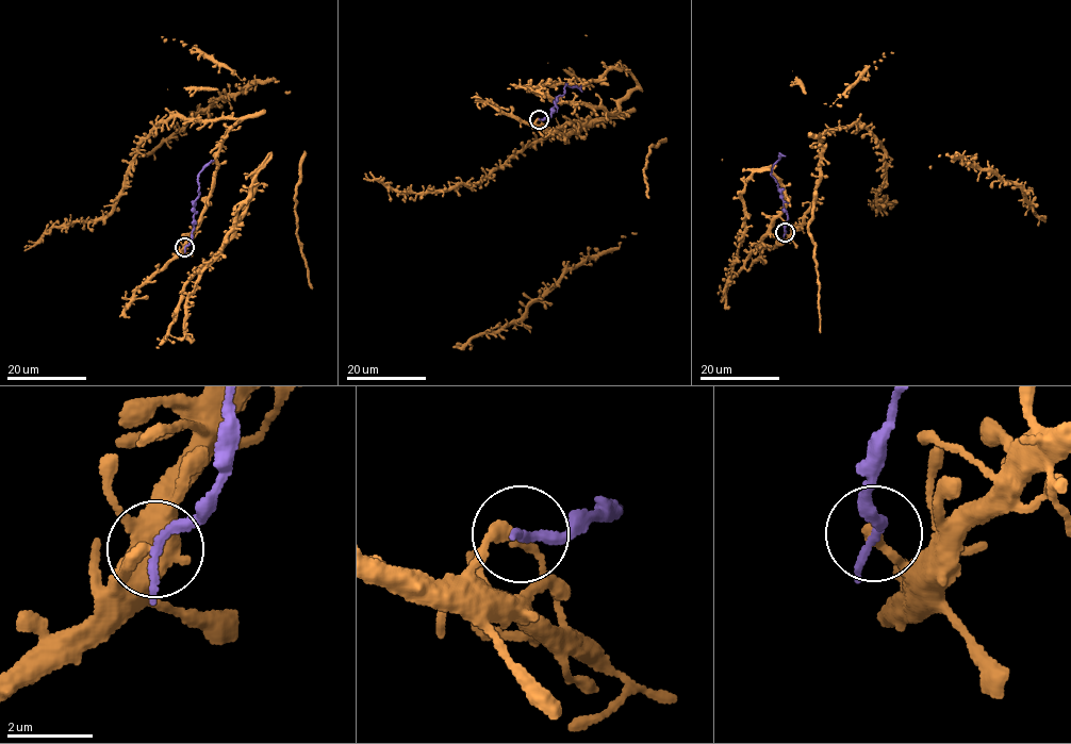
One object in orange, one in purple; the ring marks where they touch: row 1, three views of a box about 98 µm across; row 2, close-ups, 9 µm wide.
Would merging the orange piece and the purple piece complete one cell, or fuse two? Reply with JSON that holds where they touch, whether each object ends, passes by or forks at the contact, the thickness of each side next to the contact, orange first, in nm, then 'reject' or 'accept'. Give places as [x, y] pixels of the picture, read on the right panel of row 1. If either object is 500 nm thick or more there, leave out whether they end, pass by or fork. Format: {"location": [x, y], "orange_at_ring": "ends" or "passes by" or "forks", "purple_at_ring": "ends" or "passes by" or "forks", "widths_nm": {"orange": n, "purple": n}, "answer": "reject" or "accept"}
{"location": [785, 232], "orange_at_ring": "ends", "purple_at_ring": "ends", "widths_nm": {"orange": 280, "purple": 260}, "answer": "reject"}

